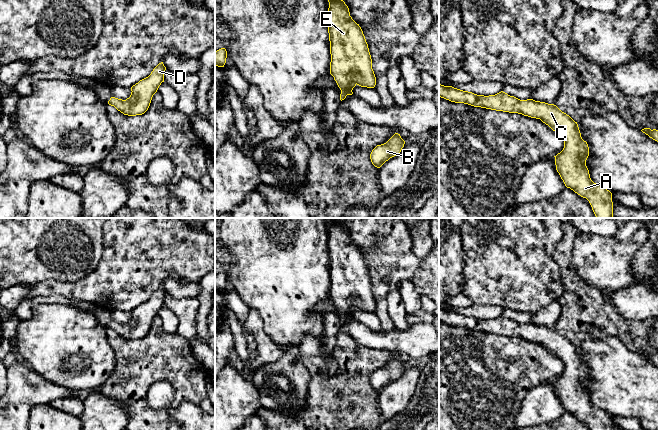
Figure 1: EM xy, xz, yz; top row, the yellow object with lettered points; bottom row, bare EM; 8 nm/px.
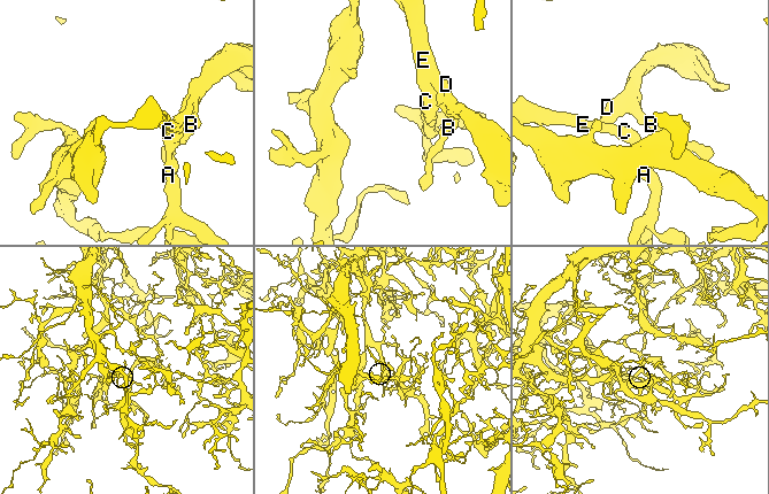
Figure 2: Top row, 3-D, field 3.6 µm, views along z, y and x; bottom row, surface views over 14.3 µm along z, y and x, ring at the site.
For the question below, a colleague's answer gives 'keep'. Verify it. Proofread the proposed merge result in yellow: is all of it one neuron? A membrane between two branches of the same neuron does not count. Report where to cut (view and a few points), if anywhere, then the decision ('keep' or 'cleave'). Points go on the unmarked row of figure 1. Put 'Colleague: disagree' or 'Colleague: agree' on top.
Colleague: agree
no cut; keep

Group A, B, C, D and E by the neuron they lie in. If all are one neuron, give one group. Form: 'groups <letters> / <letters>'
groups A B C D E

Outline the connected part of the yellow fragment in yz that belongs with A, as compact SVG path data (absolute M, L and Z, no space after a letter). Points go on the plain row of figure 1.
M441 308L439 321L455 327L540 343L564 363L563 374L554 381L556 394L565 410L586 422L591 430L613 430L612 417L590 402L586 390L589 371L581 361L577 346L556 329L533 323L520 324L503 315L489 320L477 319Z

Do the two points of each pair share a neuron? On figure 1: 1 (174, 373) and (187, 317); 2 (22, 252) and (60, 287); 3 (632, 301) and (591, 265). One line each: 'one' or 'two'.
1: two
2: two
3: two

